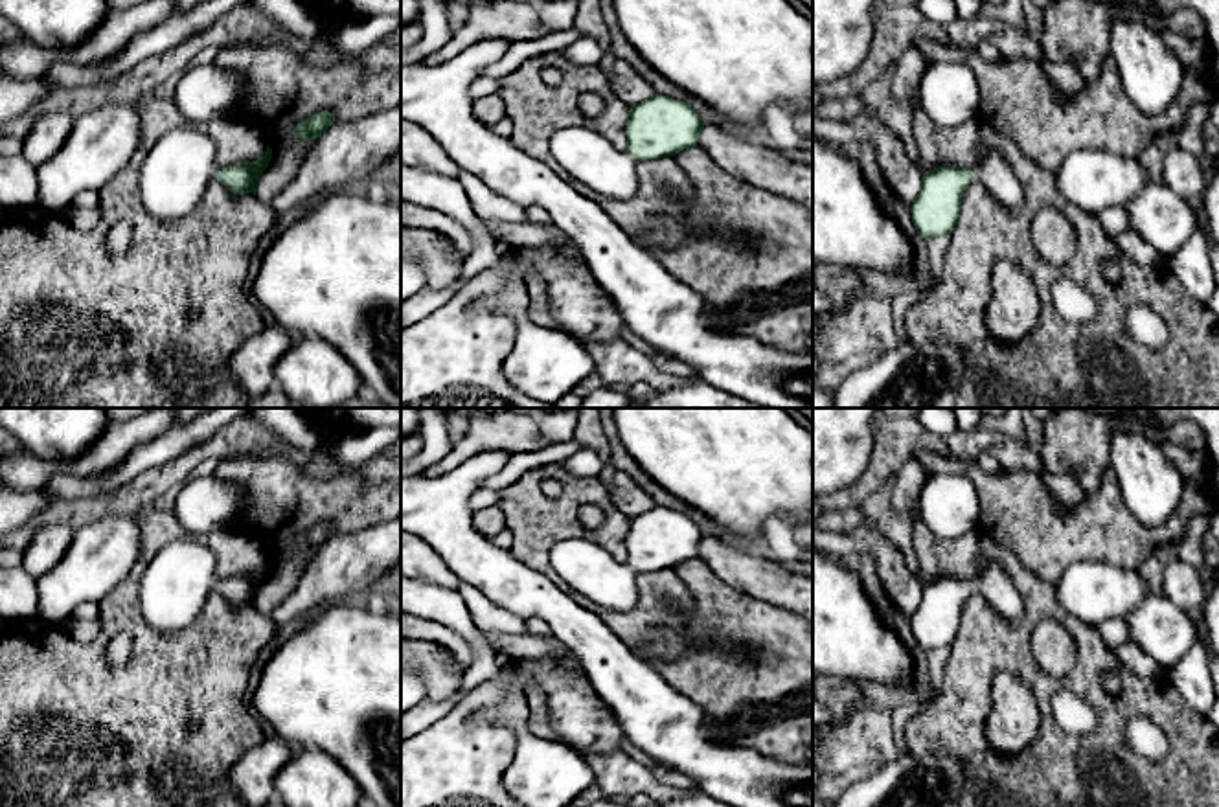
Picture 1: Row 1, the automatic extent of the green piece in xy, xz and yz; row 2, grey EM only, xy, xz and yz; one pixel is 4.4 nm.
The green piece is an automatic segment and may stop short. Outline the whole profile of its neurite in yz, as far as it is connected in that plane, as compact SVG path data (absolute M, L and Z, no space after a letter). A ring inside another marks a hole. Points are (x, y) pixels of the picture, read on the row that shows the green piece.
M984 147L980 162L973 167L941 164L923 173L919 193L910 208L921 239L952 233L963 191L973 180L980 182L1008 213L1017 213L1024 204L1022 188L1006 158L997 149Z

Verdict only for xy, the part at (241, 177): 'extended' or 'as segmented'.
extended

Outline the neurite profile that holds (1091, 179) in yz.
M1099 149L1070 153L1054 173L1054 178L1061 195L1088 213L1114 206L1125 208L1149 182L1138 158Z

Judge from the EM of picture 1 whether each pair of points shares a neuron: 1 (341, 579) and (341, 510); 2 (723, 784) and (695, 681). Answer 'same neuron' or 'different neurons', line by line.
1: different neurons
2: different neurons

